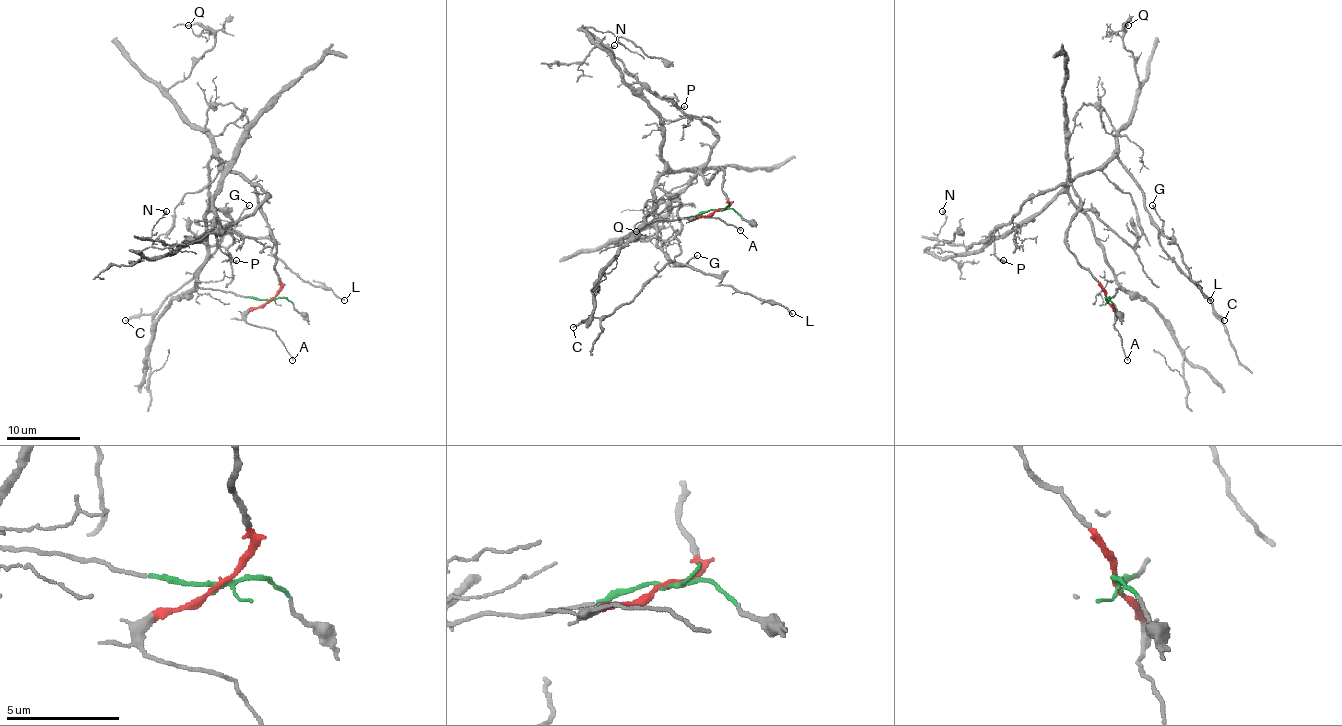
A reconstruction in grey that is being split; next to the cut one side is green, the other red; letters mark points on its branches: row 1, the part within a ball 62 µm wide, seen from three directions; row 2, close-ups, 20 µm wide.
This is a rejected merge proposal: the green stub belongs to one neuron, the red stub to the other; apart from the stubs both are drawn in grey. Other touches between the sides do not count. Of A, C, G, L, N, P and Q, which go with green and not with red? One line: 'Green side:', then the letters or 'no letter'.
Green side: no letter

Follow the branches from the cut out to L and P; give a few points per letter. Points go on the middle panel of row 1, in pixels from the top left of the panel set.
L: (718, 210), (729, 203), (723, 172), (707, 183), (699, 174), (657, 222), (657, 244), (675, 264), (792, 314)
P: (718, 210), (729, 203), (722, 188), (723, 172), (707, 183), (701, 172), (716, 135), (664, 96), (685, 105)

